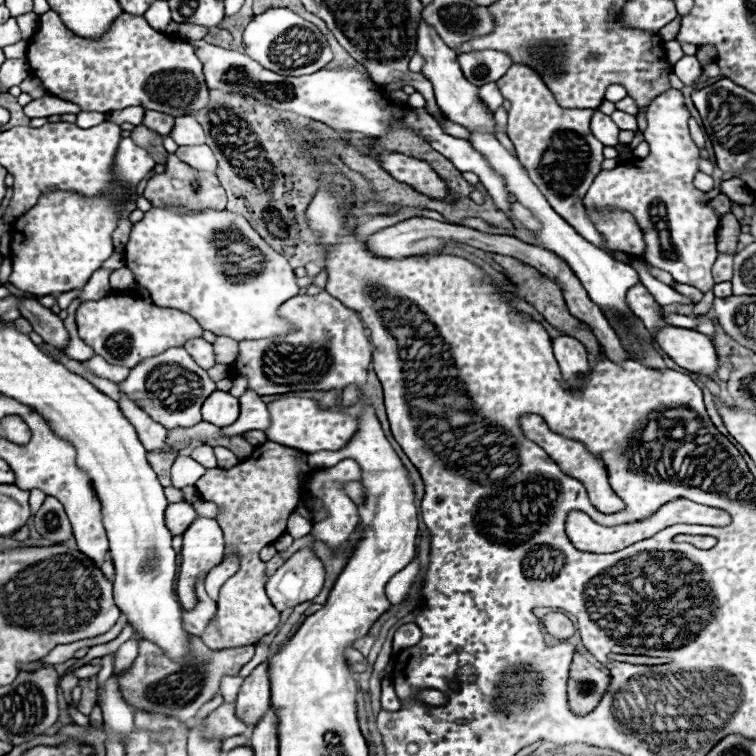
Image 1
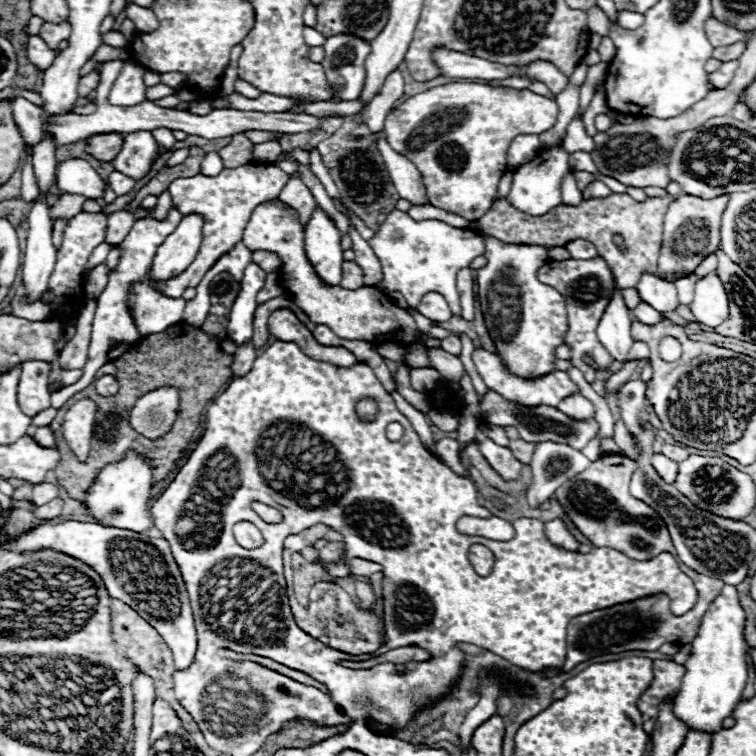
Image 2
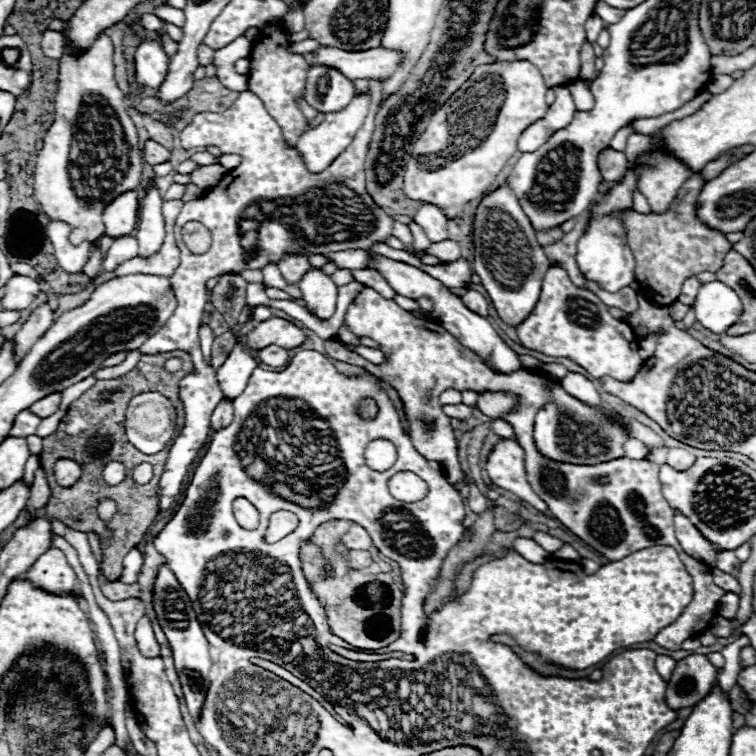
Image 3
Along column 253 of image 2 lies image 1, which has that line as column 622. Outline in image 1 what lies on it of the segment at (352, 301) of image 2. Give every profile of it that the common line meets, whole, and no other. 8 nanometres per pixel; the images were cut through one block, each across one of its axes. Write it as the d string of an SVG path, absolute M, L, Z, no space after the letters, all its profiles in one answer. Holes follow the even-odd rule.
M588 210L588 214L592 216L598 232L606 238L608 248L616 248L632 256L644 256L644 238L632 214L594 210Z

